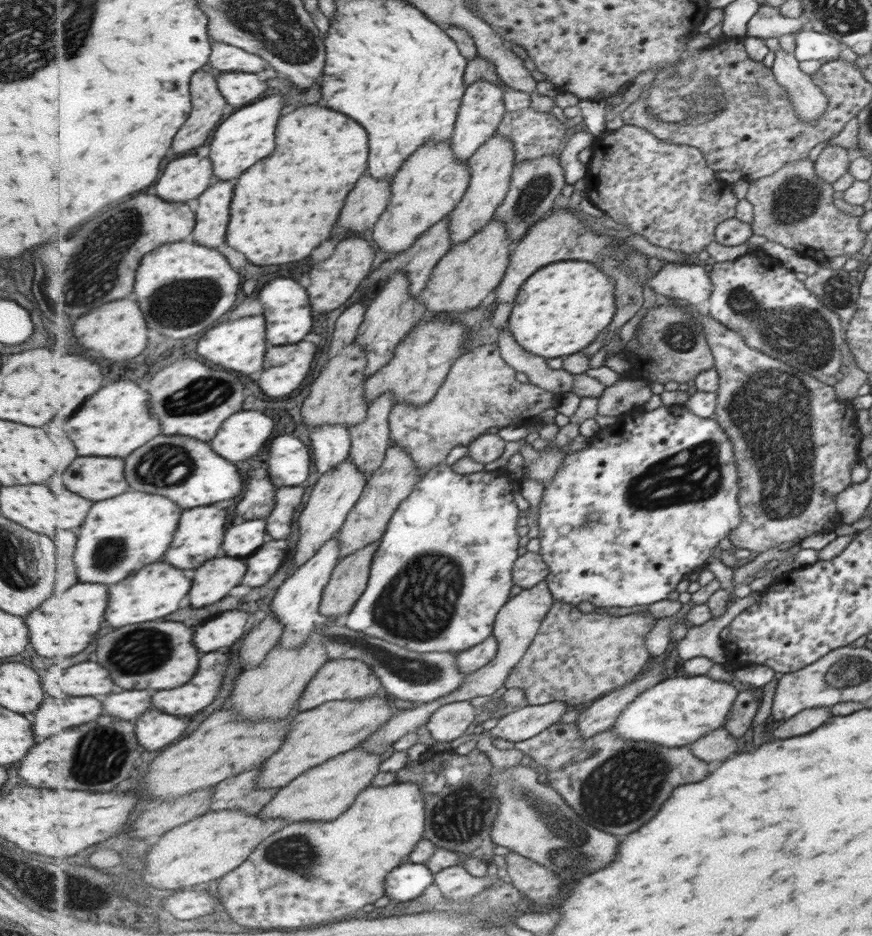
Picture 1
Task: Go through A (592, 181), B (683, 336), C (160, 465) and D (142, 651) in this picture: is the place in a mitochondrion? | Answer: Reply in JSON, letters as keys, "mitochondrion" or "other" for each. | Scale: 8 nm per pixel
{"A":"other","B":"mitochondrion","C":"mitochondrion","D":"mitochondrion"}

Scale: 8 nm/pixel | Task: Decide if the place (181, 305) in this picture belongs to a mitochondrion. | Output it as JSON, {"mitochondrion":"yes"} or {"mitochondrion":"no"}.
{"mitochondrion":"yes"}

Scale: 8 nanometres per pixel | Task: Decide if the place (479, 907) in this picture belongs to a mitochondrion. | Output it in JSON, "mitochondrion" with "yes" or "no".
{"mitochondrion":"no"}

